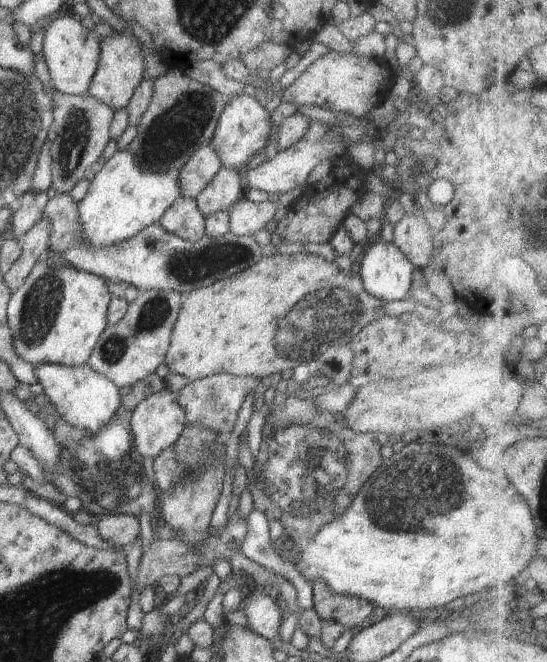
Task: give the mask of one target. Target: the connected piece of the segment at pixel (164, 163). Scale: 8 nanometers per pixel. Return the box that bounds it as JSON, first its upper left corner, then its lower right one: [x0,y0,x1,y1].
[127,66,228,172]

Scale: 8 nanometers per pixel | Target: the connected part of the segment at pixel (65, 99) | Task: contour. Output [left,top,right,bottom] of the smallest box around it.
[33,56,115,194]

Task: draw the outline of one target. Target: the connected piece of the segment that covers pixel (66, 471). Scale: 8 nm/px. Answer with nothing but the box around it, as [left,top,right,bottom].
[24,373,167,519]

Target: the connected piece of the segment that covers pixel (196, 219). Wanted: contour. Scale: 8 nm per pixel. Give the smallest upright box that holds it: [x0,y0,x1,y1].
[159,197,207,242]

